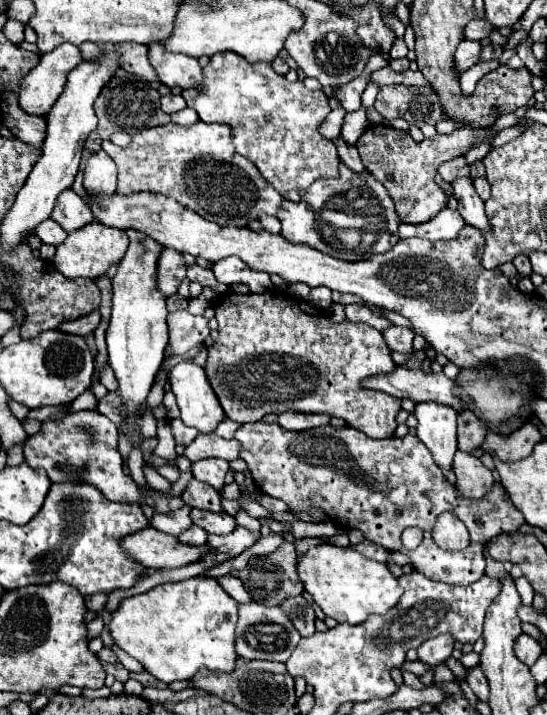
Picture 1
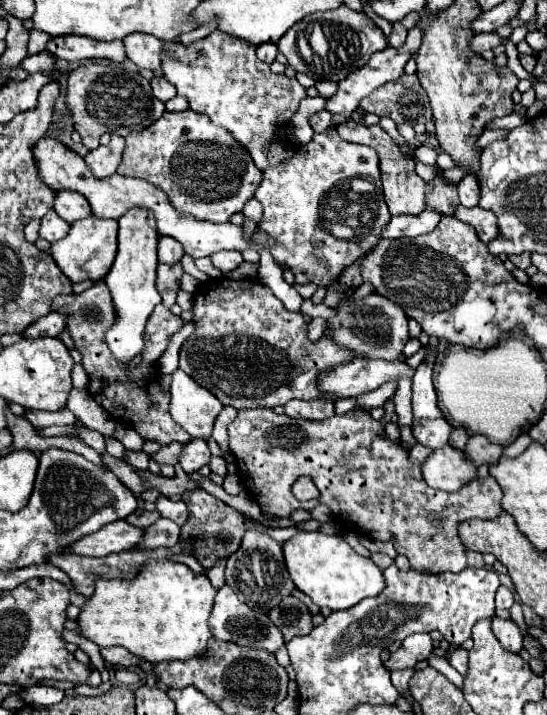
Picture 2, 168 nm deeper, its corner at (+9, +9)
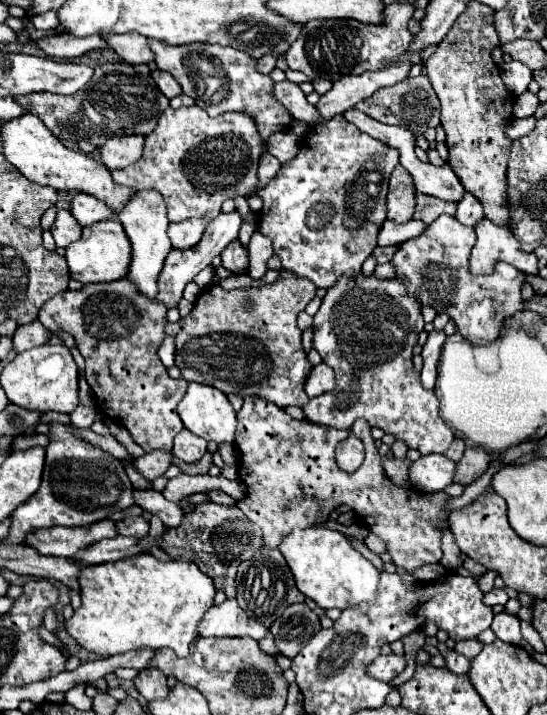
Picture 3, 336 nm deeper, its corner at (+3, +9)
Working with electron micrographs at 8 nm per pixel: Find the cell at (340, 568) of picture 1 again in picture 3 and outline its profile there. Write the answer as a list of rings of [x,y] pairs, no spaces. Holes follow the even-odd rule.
[[[323,526],[305,530],[297,528],[287,534],[277,548],[287,560],[299,592],[315,600],[321,608],[345,610],[349,606],[371,602],[375,598],[379,586],[379,570],[351,546],[345,534]]]

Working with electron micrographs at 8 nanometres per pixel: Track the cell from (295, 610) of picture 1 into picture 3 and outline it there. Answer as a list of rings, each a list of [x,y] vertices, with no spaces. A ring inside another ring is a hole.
[[[293,604],[271,626],[275,646],[287,658],[295,658],[303,644],[307,644],[319,630],[319,618],[307,604]]]

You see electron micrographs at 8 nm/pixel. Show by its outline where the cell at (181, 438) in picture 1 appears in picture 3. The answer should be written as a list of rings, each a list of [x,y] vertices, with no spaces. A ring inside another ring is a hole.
[[[127,278],[115,280],[115,282],[105,282],[105,284],[85,284],[81,290],[71,292],[59,292],[47,304],[43,304],[39,312],[39,322],[51,330],[63,330],[69,332],[75,338],[75,344],[79,352],[85,358],[85,378],[87,384],[91,386],[99,410],[111,418],[123,424],[131,438],[145,450],[165,450],[169,452],[173,448],[173,438],[179,430],[183,430],[181,418],[177,414],[177,404],[187,392],[187,380],[173,380],[167,374],[167,368],[161,364],[157,358],[157,348],[165,338],[165,314],[167,308],[159,304],[157,300],[151,300],[143,296],[135,284],[131,284]]]

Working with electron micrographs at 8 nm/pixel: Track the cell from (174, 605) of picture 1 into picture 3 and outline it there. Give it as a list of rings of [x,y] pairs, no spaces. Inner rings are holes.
[[[151,554],[87,566],[79,572],[81,606],[63,628],[75,642],[97,654],[115,656],[135,648],[171,648],[177,656],[187,656],[195,628],[203,614],[213,606],[215,586],[197,564],[161,562]]]

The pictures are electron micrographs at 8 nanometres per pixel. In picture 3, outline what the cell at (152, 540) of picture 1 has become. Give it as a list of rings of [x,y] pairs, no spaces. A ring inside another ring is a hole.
[[[101,520],[81,528],[39,528],[27,534],[27,546],[35,548],[43,556],[75,556],[81,548],[99,542],[101,538],[117,536],[115,522]]]

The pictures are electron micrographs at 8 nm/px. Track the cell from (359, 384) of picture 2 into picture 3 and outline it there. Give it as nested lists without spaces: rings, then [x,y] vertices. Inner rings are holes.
[[[323,362],[315,368],[311,368],[311,372],[305,380],[305,394],[309,398],[313,398],[323,392],[331,392],[331,388],[335,388],[335,372]]]

